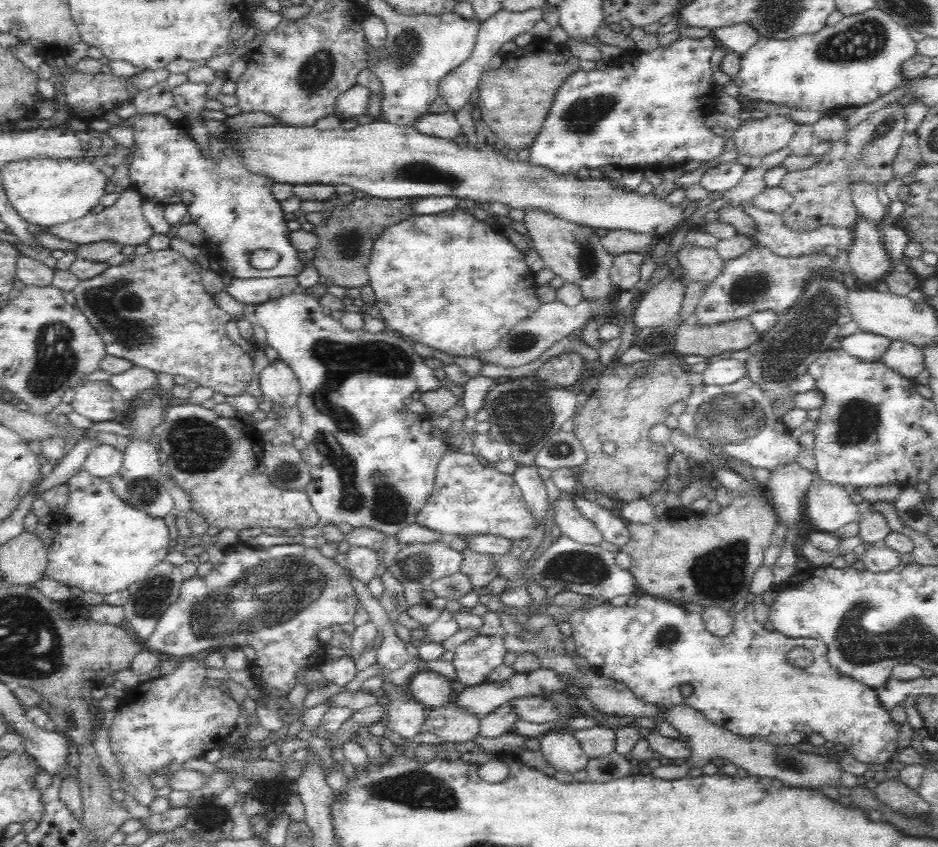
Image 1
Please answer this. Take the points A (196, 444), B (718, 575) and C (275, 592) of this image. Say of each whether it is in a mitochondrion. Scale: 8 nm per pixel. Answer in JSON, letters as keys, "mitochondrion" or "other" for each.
{"A":"mitochondrion","B":"mitochondrion","C":"mitochondrion"}

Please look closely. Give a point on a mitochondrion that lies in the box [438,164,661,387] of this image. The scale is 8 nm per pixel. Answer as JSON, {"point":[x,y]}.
{"point":[524,341]}

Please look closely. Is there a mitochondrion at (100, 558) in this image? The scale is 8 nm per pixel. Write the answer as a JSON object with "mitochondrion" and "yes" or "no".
{"mitochondrion":"no"}

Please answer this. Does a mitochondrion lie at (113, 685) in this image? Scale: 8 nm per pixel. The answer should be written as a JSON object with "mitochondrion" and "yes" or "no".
{"mitochondrion":"no"}

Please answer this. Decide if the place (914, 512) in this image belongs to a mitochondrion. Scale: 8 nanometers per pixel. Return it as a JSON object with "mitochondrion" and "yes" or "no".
{"mitochondrion":"yes"}

